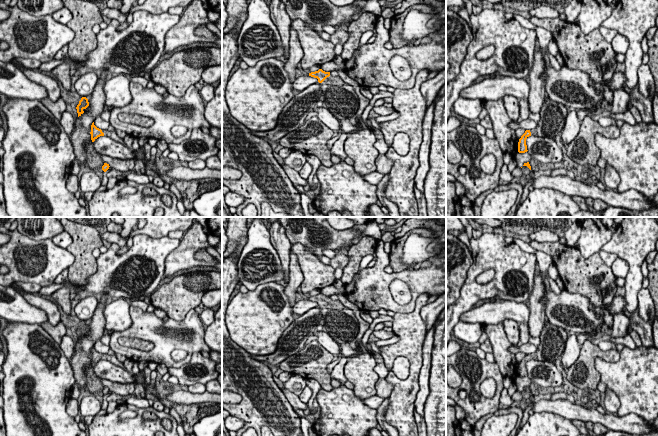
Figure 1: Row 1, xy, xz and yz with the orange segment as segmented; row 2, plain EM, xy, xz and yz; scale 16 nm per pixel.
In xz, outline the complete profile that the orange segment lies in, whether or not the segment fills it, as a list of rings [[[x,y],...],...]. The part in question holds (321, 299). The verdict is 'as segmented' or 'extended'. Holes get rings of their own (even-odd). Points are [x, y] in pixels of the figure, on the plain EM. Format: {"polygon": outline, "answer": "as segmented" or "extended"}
{"polygon": [[[322,293],[309,297],[317,302],[325,321],[323,331],[327,332],[339,345],[353,341],[358,332],[359,324],[354,312],[343,306],[339,300],[331,300]]], "answer": "extended"}

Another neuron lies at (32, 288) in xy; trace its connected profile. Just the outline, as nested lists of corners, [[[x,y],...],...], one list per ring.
[[[14,282],[14,284],[18,285],[24,292],[31,294],[37,294],[42,287],[35,283]]]

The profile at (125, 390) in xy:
[[[100,379],[104,387],[107,387],[110,392],[116,393],[122,397],[130,397],[135,390],[135,384],[133,383],[118,383],[106,379]]]

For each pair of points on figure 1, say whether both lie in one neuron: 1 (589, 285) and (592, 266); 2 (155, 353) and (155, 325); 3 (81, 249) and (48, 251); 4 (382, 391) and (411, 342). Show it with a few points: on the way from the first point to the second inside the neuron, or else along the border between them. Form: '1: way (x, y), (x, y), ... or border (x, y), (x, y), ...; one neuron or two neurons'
1: way (591, 280), (592, 271); one neuron
2: way (157, 346), (157, 335), (154, 332); one neuron
3: border (66, 248), (73, 256), (73, 263), (68, 268); two neurons
4: border (384, 378), (392, 385), (392, 391), (389, 396); two neurons

